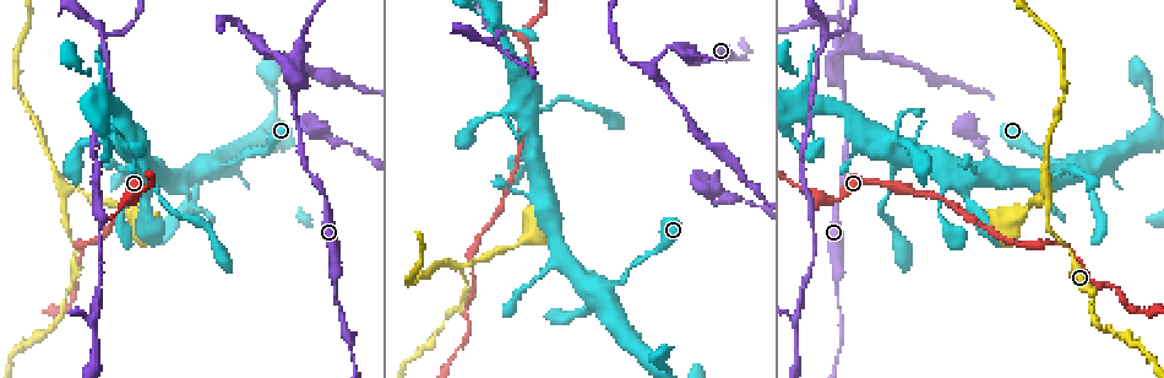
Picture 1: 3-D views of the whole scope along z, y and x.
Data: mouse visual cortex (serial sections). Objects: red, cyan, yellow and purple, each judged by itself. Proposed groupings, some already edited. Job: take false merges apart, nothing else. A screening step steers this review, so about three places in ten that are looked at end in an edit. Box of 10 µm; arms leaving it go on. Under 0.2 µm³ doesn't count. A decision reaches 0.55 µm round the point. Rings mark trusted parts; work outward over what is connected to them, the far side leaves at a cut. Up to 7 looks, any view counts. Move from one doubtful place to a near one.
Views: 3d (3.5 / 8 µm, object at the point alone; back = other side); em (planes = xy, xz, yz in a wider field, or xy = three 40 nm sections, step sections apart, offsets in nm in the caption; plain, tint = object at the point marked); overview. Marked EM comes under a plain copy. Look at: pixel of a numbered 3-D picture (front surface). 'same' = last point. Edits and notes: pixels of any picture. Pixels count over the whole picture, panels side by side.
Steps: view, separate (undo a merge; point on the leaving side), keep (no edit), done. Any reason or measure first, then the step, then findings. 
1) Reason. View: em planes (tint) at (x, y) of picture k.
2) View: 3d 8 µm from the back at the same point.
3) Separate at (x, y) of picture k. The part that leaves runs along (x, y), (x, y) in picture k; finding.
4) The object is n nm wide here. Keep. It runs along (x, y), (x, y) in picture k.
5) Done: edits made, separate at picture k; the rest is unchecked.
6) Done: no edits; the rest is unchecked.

View: 3d 8 µm from the back at (456, 268) of picture 1.

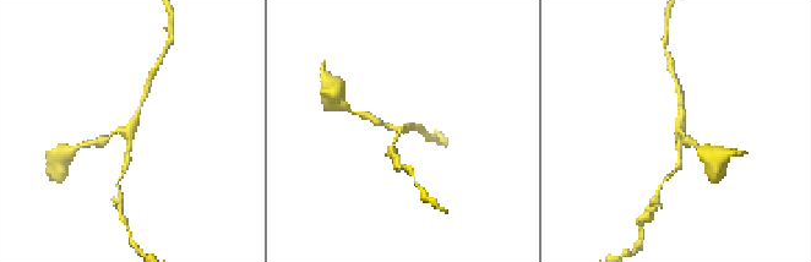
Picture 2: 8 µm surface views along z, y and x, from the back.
Now the EM. View: em xy step 3 (tint) at the same point.

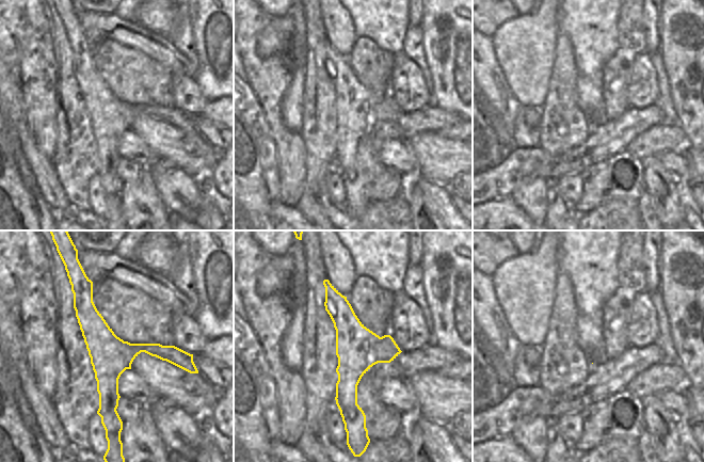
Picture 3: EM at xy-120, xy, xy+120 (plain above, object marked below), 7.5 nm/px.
The object is 340 nm wide here. Keep. It runs along (328, 285), (362, 420) in picture 3; continuous, no second cell.

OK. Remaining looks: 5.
Abrupt turn. View: 3d 3.5 µm at (518, 32) of picture 1.

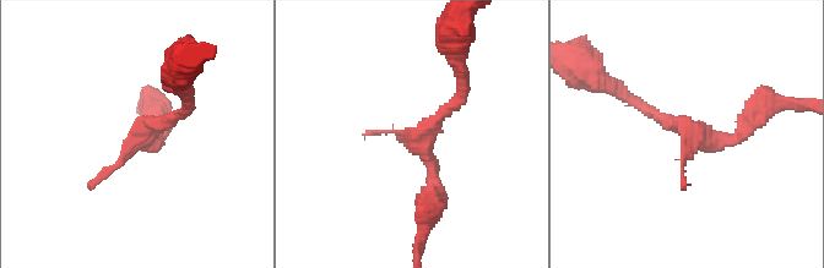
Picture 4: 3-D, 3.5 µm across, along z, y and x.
View: em xy step 2 (tint) at (688, 126) of picture 4.

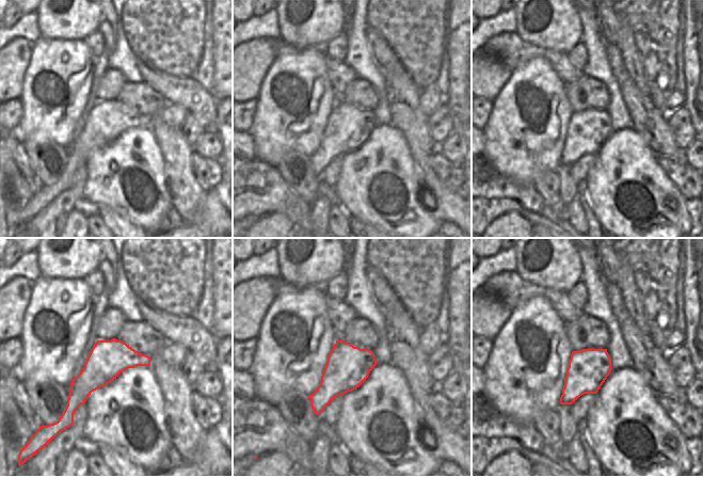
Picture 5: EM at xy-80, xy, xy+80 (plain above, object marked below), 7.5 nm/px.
View: em xy step 5 (tint) at the same point.

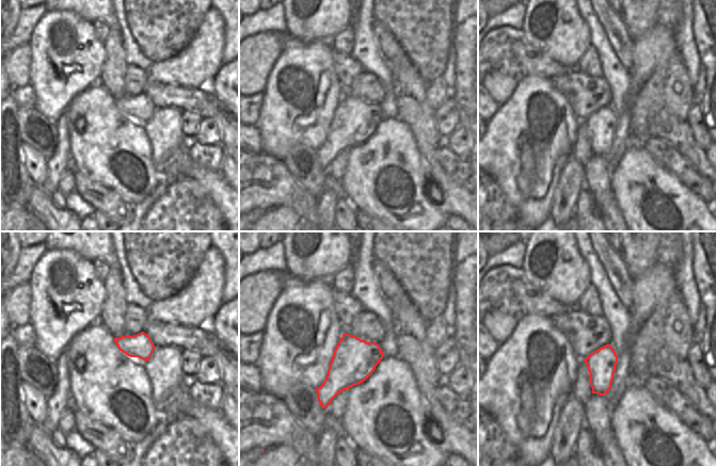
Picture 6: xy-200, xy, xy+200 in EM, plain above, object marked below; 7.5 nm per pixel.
Keep. It runs along (432, 201), (419, 135), (457, 104), (461, 78) in picture 4; all the same cell.

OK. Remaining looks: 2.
Thin neck. View: 3d 3.5 µm at (840, 342) of picture 1.

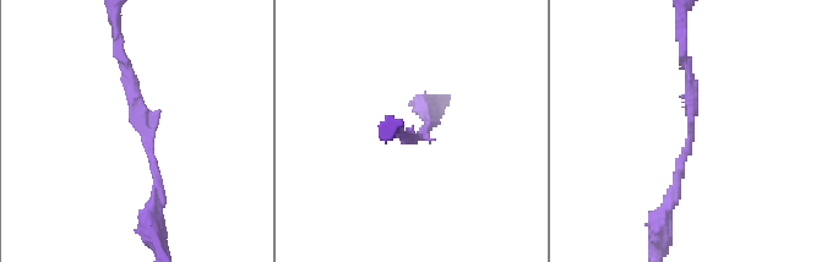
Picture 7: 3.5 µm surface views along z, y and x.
The arms are 150, 150 nm wide; now the EM. View: em xy step 5 (tint) at (145, 135) of picture 7.

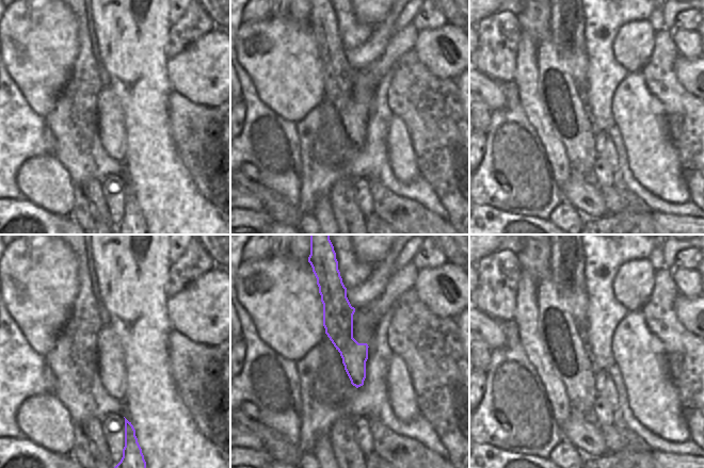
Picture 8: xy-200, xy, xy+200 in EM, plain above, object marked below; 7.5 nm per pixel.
Keep. It runs along (336, 285), (357, 384) in picture 8; all the same cell.

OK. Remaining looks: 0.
Done: no edits; the rest is unchecked.

